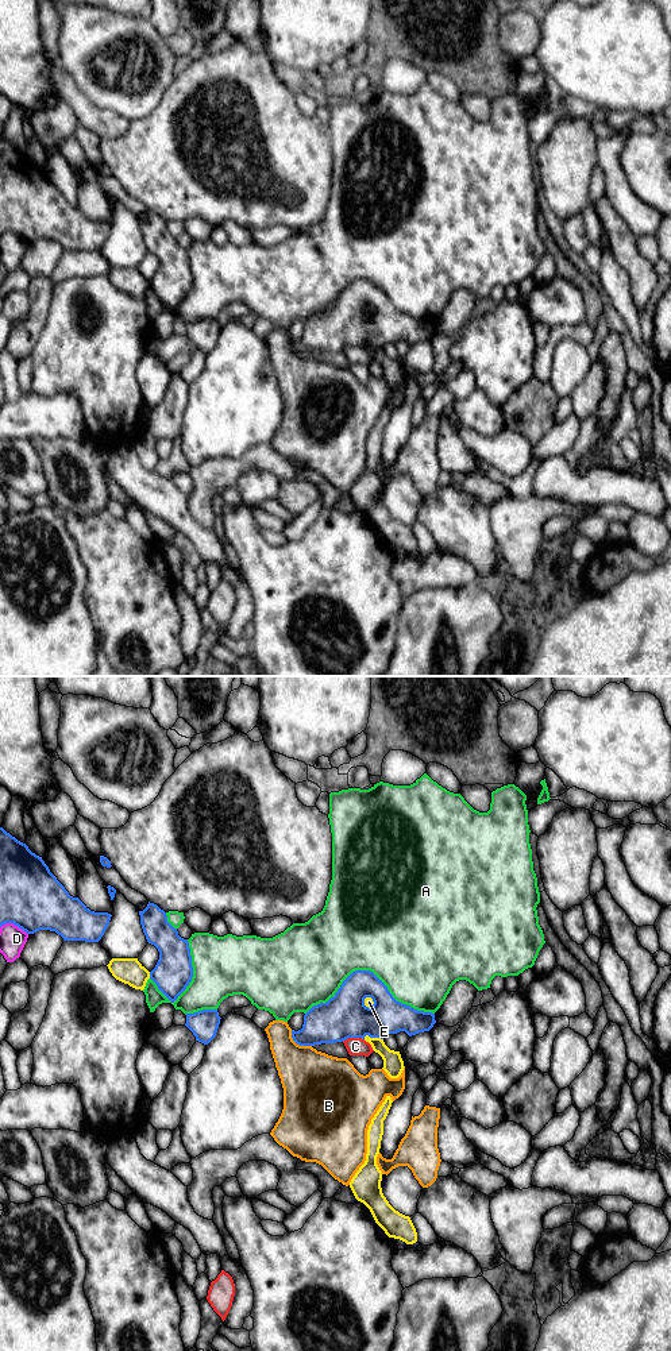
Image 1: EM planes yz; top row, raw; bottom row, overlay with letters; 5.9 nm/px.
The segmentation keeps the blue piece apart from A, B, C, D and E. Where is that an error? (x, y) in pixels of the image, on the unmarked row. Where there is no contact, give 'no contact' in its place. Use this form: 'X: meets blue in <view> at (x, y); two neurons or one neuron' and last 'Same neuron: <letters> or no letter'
A: meets blue in yz at (369, 280); two neurons
B: meets blue in yz at (297, 352); two neurons
C: meets blue in yz at (353, 346); two neurons
D: meets blue in yz at (14, 232); two neurons
E: meets blue in yz at (373, 346); two neurons
Same neuron: no letter

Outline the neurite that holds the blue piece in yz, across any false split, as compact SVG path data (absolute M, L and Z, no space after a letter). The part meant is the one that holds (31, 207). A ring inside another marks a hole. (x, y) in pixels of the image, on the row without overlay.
M0 136L0 236L14 232L27 243L50 239L63 250L99 251L111 225L90 220L78 206L70 205L42 166Z

